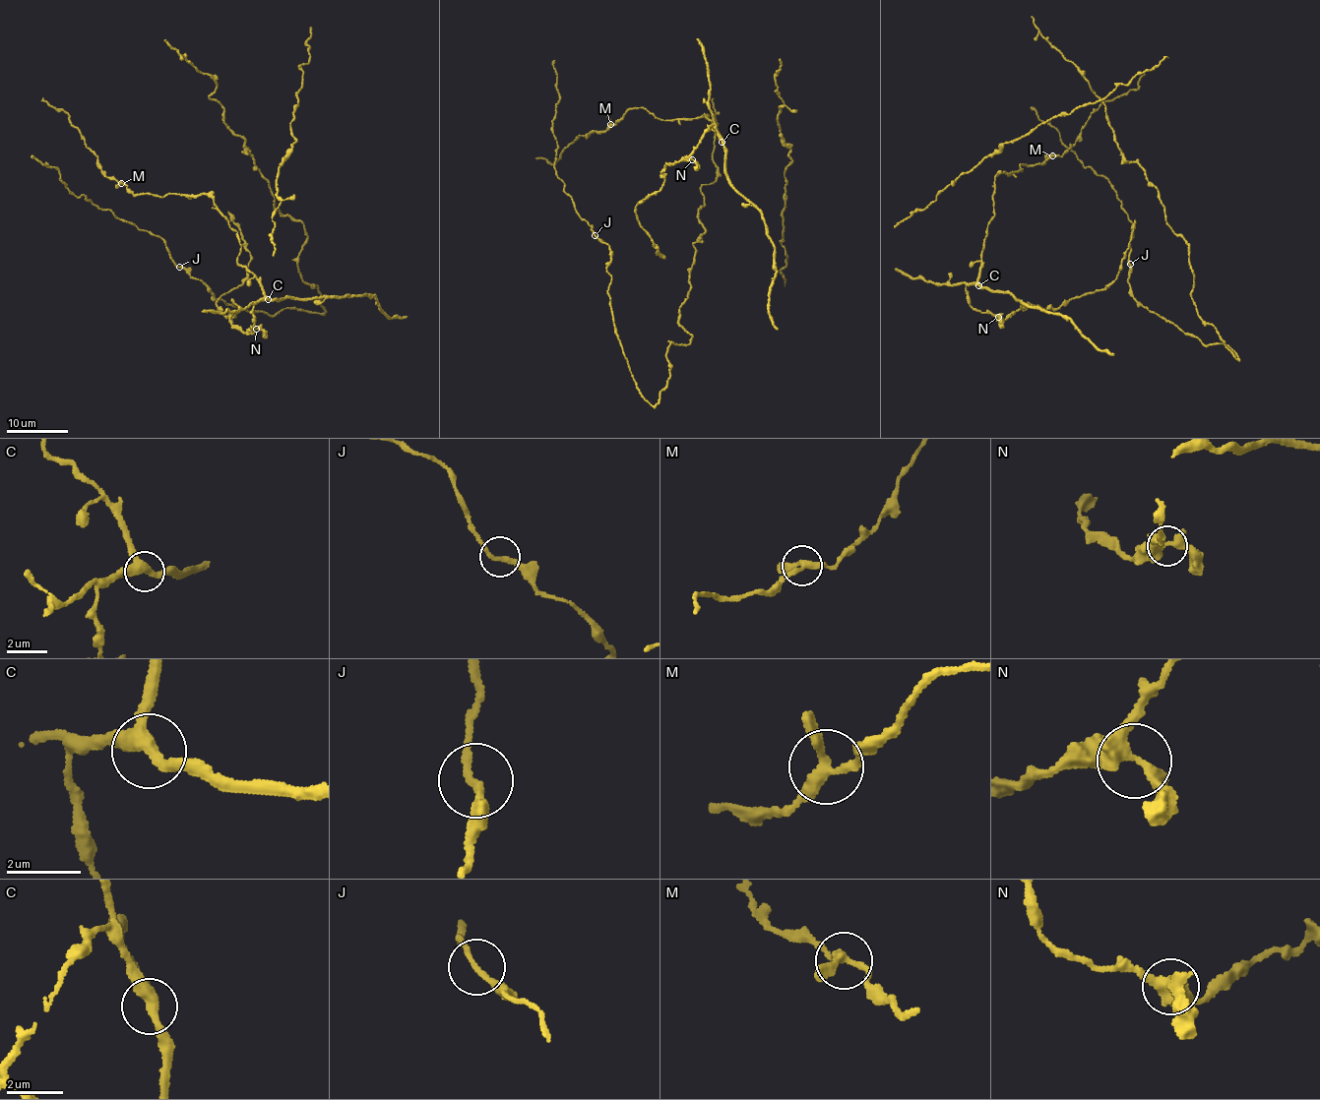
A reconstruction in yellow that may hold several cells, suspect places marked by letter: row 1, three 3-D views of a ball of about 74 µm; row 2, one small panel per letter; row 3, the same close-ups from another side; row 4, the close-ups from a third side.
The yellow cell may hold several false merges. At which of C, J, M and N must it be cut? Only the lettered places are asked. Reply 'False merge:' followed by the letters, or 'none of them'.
False merge: none of them

